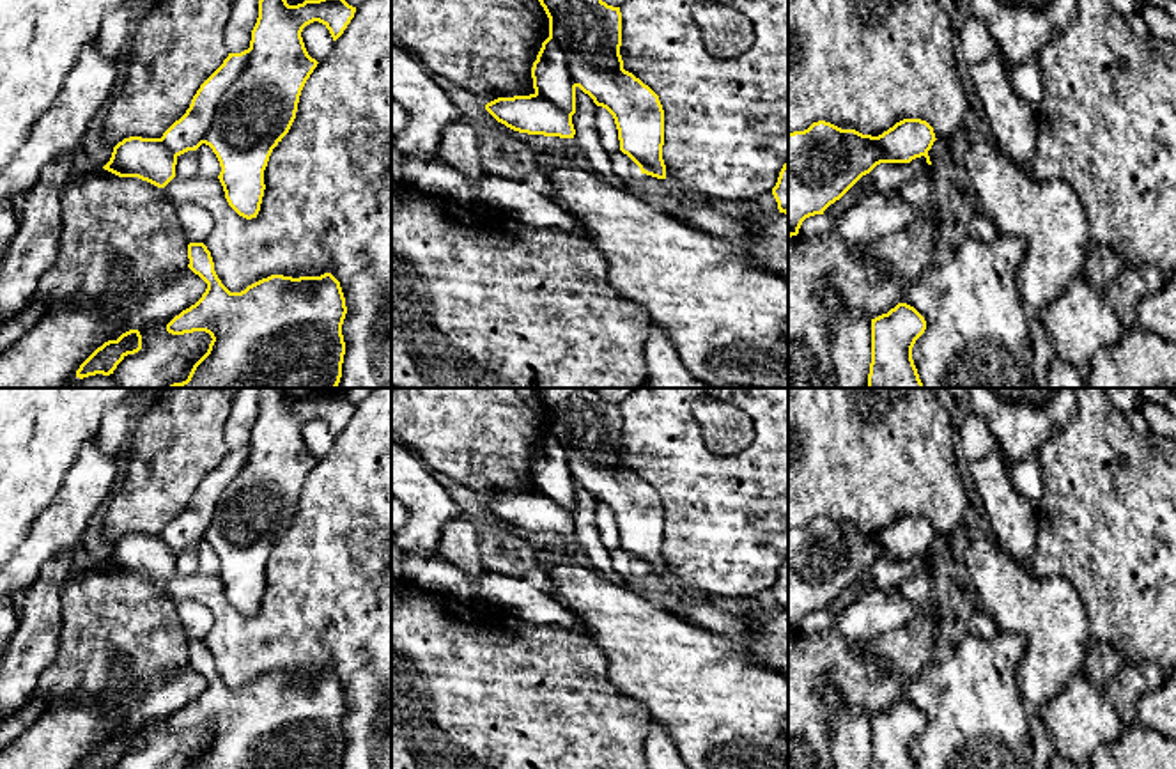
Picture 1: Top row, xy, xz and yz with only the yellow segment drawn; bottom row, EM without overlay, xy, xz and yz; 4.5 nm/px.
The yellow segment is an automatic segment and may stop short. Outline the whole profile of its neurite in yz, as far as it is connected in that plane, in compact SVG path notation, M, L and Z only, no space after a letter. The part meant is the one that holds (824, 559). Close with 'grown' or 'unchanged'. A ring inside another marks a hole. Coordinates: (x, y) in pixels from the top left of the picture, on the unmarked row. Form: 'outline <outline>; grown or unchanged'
outline M903 516L878 533L863 532L855 526L841 526L831 519L813 519L804 528L788 530L788 634L797 633L802 618L824 608L839 597L863 572L870 571L880 560L910 560L925 553L932 562L928 548L935 539L933 524L921 516Z; unchanged

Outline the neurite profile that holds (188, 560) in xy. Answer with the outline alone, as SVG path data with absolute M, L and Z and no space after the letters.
M188 548L181 553L177 553L177 562L175 562L175 574L177 576L191 576L198 572L200 565L200 556L197 548Z

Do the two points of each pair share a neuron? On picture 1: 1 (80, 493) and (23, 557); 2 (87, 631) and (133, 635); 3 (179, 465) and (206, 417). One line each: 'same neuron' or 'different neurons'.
1: same neuron
2: same neuron
3: same neuron

